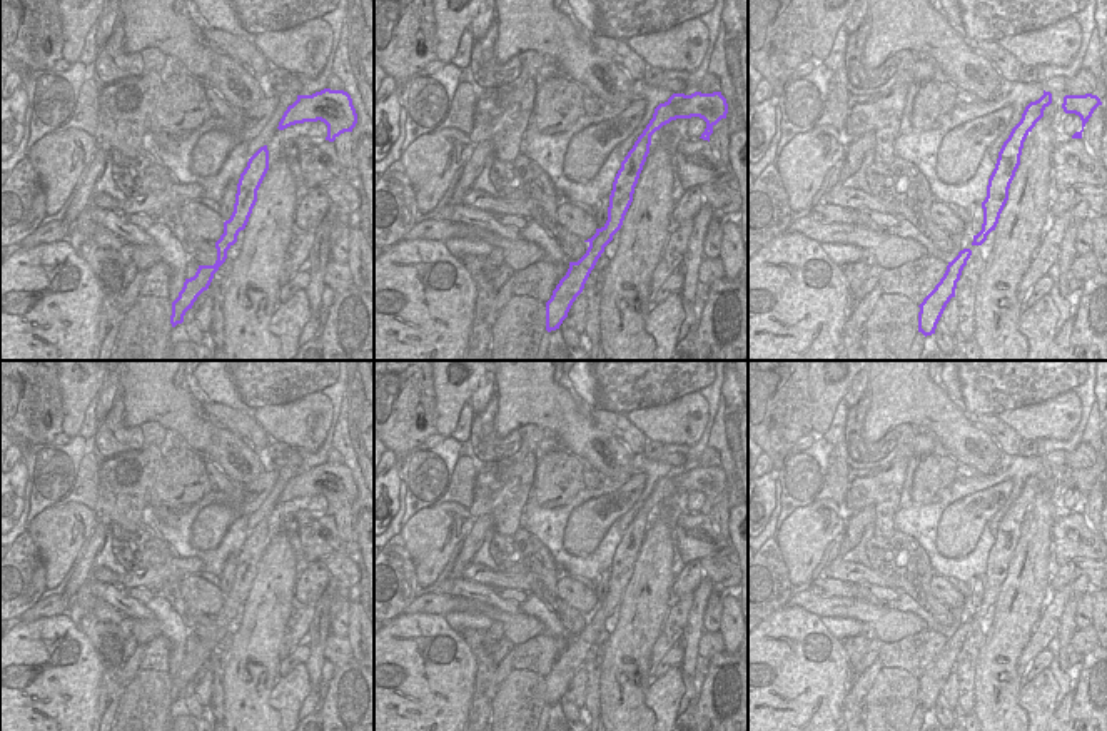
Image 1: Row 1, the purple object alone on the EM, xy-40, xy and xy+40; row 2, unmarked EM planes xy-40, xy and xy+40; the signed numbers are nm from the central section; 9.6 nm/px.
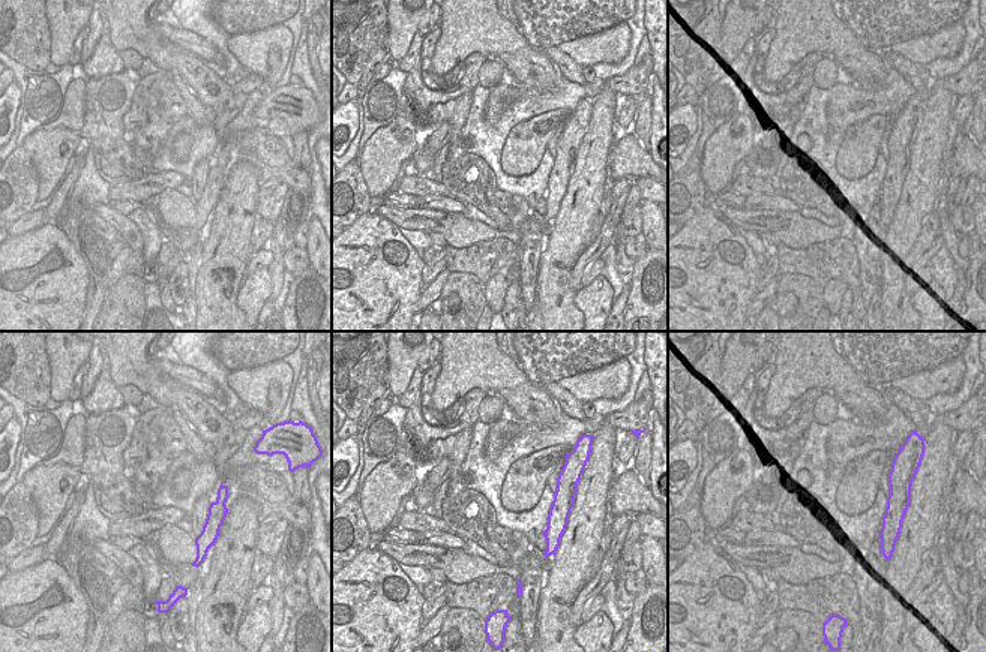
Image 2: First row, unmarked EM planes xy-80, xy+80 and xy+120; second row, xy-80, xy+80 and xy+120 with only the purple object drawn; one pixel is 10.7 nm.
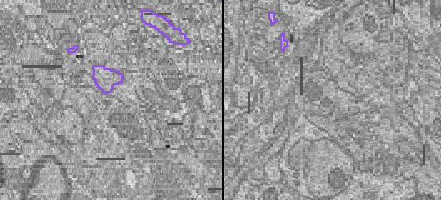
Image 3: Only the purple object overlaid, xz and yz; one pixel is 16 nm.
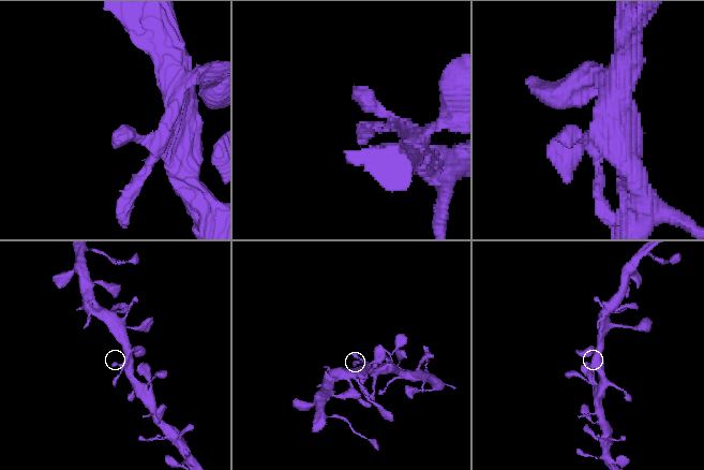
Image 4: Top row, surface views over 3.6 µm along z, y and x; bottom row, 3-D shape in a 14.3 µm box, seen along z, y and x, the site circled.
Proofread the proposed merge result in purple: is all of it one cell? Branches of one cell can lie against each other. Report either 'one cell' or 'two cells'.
one cell

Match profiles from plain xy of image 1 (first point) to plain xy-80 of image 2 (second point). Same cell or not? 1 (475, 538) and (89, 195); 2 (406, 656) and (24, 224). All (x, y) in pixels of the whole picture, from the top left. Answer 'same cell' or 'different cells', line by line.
1: different cells
2: different cells

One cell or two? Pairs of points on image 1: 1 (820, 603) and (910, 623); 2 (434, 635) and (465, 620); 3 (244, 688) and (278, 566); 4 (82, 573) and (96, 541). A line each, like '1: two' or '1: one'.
1: one
2: two
3: one
4: one

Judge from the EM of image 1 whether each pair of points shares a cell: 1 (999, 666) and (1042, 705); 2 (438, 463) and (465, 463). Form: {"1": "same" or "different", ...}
{"1": "different", "2": "different"}

